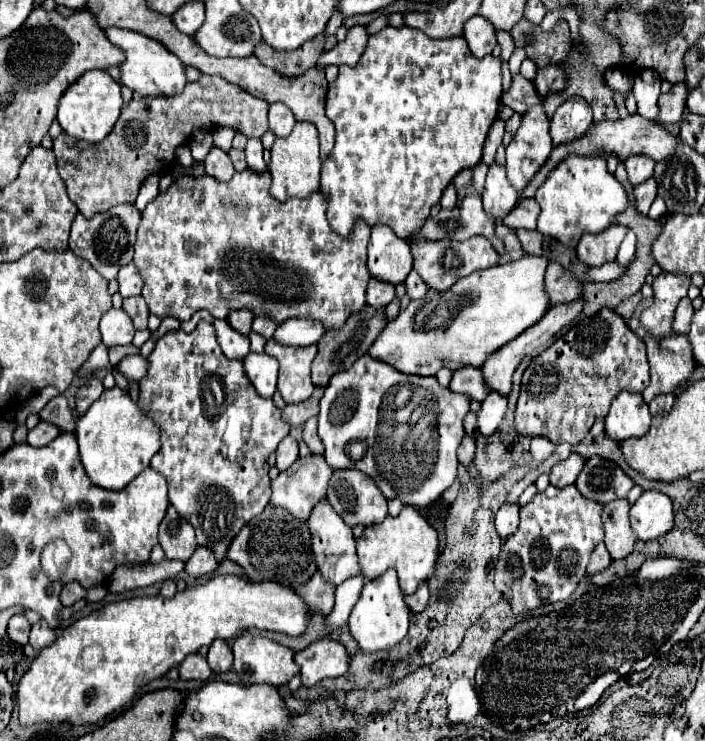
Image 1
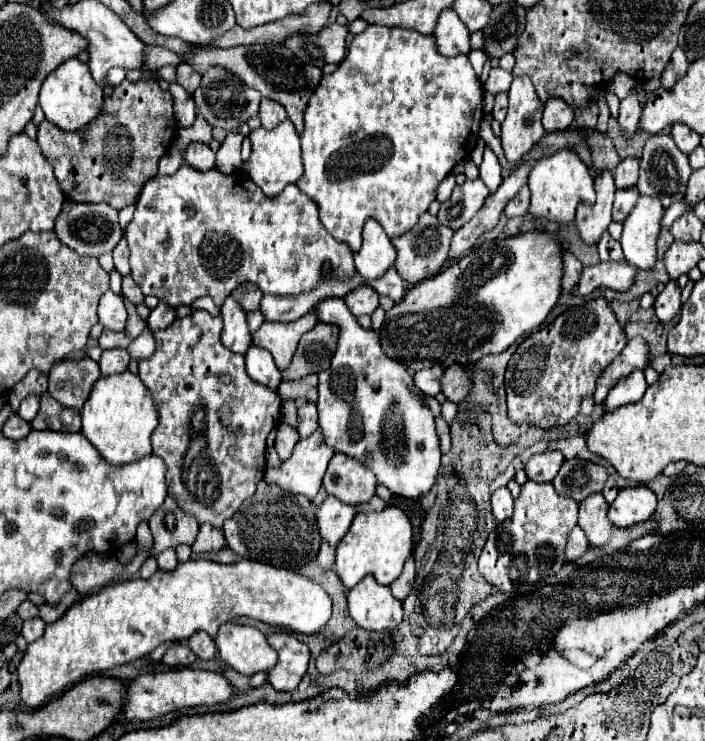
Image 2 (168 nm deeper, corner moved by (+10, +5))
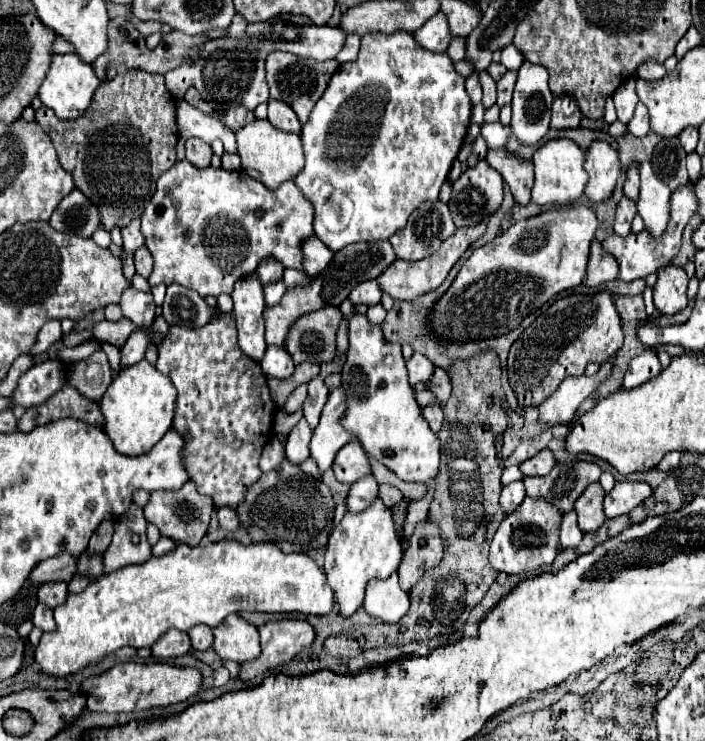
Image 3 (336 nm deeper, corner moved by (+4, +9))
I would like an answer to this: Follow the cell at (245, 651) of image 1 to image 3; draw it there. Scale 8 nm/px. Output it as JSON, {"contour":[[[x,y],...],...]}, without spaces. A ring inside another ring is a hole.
{"contour":[[[240,615],[226,617],[214,631],[212,649],[222,659],[232,659],[236,663],[252,661],[260,655],[260,639],[258,629],[242,619]]]}

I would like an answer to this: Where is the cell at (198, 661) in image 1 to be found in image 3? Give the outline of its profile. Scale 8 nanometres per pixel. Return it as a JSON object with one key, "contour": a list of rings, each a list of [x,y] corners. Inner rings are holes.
{"contour":[[[168,629],[152,647],[152,657],[156,659],[170,659],[170,657],[180,657],[190,651],[190,639],[188,633],[182,633],[178,629]]]}

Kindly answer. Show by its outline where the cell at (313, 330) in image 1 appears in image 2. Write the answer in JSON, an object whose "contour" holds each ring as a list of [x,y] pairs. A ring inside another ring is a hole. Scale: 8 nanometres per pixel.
{"contour":[[[322,299],[314,305],[314,313],[318,323],[334,323],[340,327],[340,341],[330,367],[318,375],[318,427],[322,429],[326,445],[336,453],[350,455],[364,463],[376,475],[376,481],[386,485],[394,495],[426,495],[436,483],[442,453],[434,419],[430,427],[432,411],[426,407],[424,395],[414,387],[406,367],[384,355],[378,333],[362,329],[342,299]],[[344,389],[350,391],[348,399],[344,399]],[[390,407],[402,417],[404,445],[400,445],[400,449],[390,447],[392,453],[386,453],[380,443]]]}

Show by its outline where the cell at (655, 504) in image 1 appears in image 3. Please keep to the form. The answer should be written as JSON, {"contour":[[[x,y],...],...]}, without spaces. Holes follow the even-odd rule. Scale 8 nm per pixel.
{"contour":[[[618,481],[604,499],[606,517],[618,517],[630,513],[646,497],[652,495],[652,487],[640,481]]]}

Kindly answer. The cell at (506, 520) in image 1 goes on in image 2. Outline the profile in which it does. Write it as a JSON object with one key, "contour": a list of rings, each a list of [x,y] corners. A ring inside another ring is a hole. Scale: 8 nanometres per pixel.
{"contour":[[[506,487],[494,491],[490,503],[492,503],[492,515],[498,523],[506,521],[512,515],[512,497],[510,497],[510,491]]]}

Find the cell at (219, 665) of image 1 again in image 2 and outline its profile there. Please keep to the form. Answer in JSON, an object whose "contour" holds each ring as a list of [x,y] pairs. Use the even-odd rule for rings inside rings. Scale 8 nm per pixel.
{"contour":[[[196,631],[188,639],[188,647],[196,653],[198,659],[214,659],[214,655],[216,655],[214,639],[208,633],[204,633],[204,631]]]}

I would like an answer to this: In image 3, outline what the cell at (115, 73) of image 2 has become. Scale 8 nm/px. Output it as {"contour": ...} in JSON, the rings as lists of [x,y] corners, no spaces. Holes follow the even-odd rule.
{"contour":[[[74,53],[54,55],[50,61],[50,69],[38,89],[38,97],[46,107],[54,109],[54,113],[60,119],[76,119],[88,109],[94,89],[98,85],[100,85],[100,79],[94,75],[94,69],[90,65],[86,65],[84,61],[80,61],[80,57],[76,57]]]}

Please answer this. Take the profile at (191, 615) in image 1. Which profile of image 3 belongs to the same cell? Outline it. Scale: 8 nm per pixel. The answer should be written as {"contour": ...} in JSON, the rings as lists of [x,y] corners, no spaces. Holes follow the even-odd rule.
{"contour":[[[226,537],[226,539],[218,541],[218,543],[208,543],[206,547],[190,547],[190,545],[186,545],[186,543],[180,543],[174,551],[170,551],[170,553],[166,553],[166,555],[162,555],[162,557],[154,557],[154,555],[152,555],[150,561],[144,561],[142,565],[128,565],[128,567],[116,569],[116,571],[112,571],[112,573],[108,573],[108,575],[102,575],[100,579],[92,581],[82,593],[70,593],[70,595],[68,595],[68,601],[66,601],[64,605],[58,605],[58,607],[54,609],[56,629],[42,635],[40,645],[36,647],[36,663],[38,663],[38,665],[42,667],[42,671],[48,673],[48,675],[66,677],[66,675],[76,673],[76,671],[80,671],[82,667],[86,667],[92,659],[100,659],[100,657],[104,657],[104,655],[108,655],[108,653],[114,653],[116,649],[120,649],[120,647],[124,647],[124,645],[130,645],[130,647],[136,647],[136,649],[138,649],[138,647],[150,647],[150,645],[152,645],[160,635],[164,635],[170,627],[176,627],[176,629],[180,629],[180,631],[190,631],[194,625],[200,625],[200,623],[204,623],[204,625],[208,625],[208,627],[216,627],[216,625],[220,625],[220,623],[224,621],[226,615],[230,615],[230,613],[240,613],[240,611],[326,615],[326,613],[330,613],[332,605],[334,605],[334,593],[332,593],[332,589],[330,589],[330,585],[328,585],[328,581],[326,581],[324,571],[316,565],[316,561],[312,561],[312,559],[310,559],[308,555],[304,555],[304,553],[288,553],[288,555],[286,555],[286,553],[282,553],[274,543],[262,541],[262,543],[248,543],[248,545],[244,545],[244,543],[240,543],[238,539],[234,539],[234,537]]]}

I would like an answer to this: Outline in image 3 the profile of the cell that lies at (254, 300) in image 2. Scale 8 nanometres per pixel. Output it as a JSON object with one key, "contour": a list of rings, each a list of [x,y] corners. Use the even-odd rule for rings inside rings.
{"contour":[[[266,257],[266,261],[262,261],[258,265],[258,277],[264,285],[272,283],[272,281],[278,281],[282,279],[282,273],[284,273],[284,265],[278,265],[278,261],[274,261],[274,257]]]}

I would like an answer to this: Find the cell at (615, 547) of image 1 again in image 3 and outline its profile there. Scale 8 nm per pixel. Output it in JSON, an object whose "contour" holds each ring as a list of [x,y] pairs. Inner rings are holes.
{"contour":[[[594,483],[594,485],[588,485],[586,491],[574,503],[574,511],[578,515],[578,525],[584,533],[596,531],[606,521],[606,515],[602,509],[604,495],[606,493],[600,487],[600,483]]]}

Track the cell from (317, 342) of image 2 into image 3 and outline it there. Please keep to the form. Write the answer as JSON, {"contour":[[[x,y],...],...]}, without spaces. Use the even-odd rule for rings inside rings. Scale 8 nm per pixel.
{"contour":[[[336,307],[304,313],[294,321],[286,339],[286,351],[294,363],[326,363],[336,357],[336,329],[342,313]]]}

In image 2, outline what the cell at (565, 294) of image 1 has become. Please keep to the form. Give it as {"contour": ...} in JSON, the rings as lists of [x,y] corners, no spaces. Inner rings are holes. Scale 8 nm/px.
{"contour":[[[564,253],[562,265],[564,265],[562,287],[564,287],[564,291],[572,291],[572,287],[578,283],[578,277],[582,273],[582,263],[572,253]]]}

